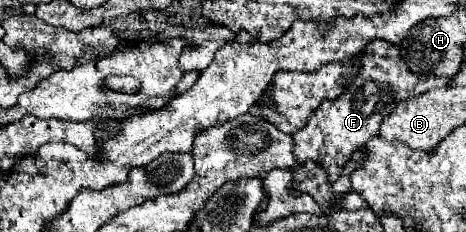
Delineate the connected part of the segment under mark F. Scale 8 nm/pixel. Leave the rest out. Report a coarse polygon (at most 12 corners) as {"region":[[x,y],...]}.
{"region":[[375,39],[361,71],[293,135],[335,183],[399,101],[445,87]]}

